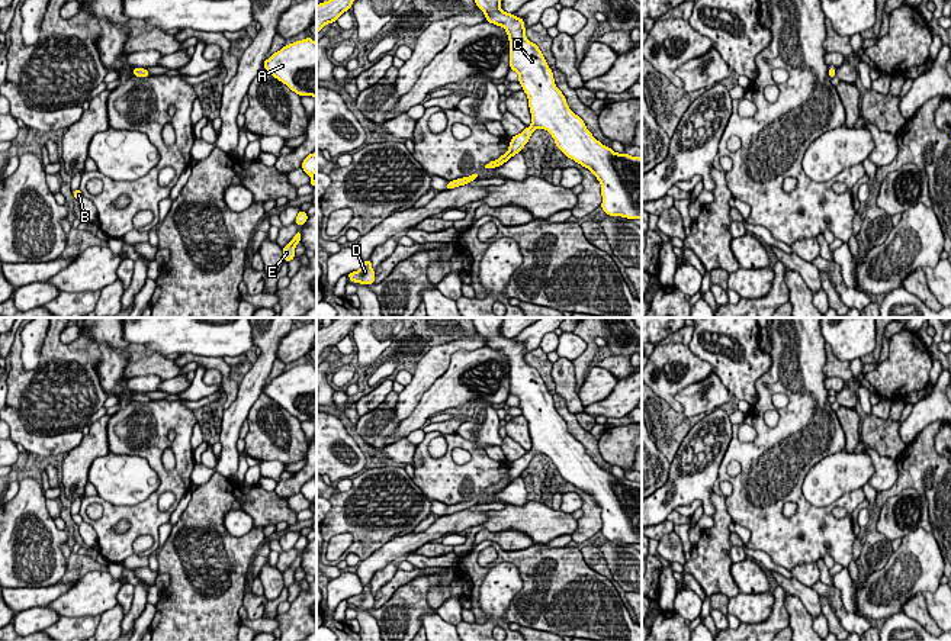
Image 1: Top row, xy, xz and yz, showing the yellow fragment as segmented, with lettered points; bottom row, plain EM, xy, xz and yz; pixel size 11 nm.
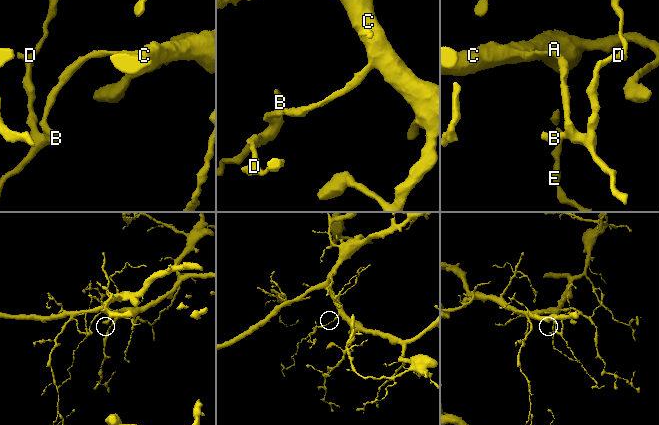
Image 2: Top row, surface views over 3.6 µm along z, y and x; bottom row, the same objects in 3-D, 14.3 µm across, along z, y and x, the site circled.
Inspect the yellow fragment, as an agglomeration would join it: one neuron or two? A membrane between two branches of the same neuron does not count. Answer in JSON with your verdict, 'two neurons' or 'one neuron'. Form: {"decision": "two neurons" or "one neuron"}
{"decision": "one neuron"}

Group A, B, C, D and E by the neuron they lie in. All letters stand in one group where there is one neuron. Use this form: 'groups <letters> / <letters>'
groups A B C D E

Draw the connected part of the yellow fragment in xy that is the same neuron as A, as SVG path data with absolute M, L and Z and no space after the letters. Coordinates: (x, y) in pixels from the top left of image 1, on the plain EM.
M312 363L285 370L263 387L263 393L298 421L317 423L317 368Z

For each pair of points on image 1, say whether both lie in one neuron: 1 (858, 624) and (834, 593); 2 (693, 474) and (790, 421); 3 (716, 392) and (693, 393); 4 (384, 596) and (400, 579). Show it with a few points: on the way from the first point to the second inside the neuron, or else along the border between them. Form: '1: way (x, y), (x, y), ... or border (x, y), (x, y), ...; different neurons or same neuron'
1: way (850, 621), (835, 602); same neuron
2: border (731, 425), (731, 441), (720, 463), (713, 492); different neurons
3: way (710, 395), (703, 400), (699, 399); same neuron
4: way (386, 592), (395, 583); same neuron

